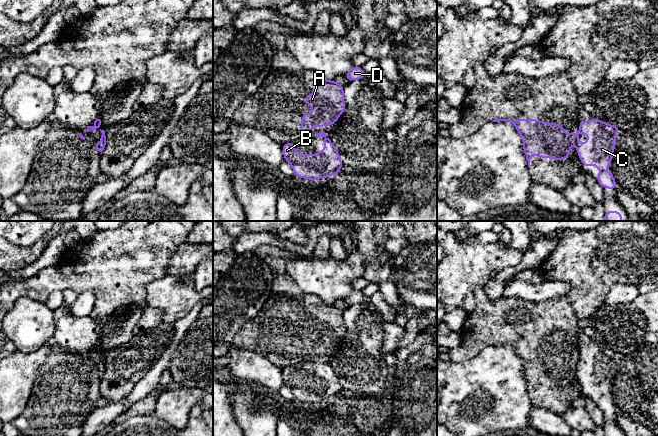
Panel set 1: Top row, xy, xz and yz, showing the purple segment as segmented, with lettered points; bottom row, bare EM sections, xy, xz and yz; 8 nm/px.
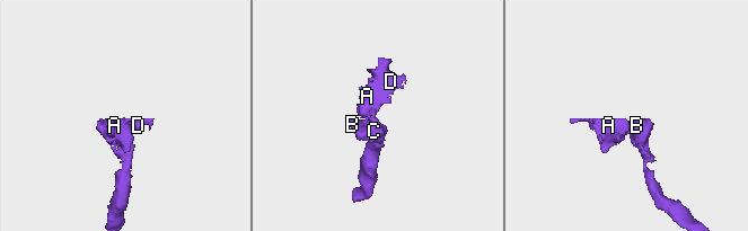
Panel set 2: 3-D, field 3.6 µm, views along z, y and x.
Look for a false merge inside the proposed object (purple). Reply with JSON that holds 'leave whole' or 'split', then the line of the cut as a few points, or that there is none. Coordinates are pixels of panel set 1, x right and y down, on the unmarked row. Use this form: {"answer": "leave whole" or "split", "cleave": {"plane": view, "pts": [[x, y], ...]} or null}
{"answer": "split", "cleave": {"plane": "yz", "pts": [[576, 363], [577, 367]]}}

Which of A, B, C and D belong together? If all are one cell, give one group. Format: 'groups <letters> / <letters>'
groups A D / B C

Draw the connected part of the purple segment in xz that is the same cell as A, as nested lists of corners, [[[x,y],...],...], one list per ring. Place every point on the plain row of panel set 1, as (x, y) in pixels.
[[[315,296],[315,317],[305,319],[305,328],[313,330],[312,338],[301,338],[301,360],[309,361],[310,352],[326,348],[333,350],[337,347],[340,338],[344,337],[344,309],[335,304],[325,304]]]

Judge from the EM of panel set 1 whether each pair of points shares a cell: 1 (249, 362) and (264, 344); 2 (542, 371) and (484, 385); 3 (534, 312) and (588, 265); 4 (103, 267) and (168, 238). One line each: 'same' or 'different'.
1: different
2: different
3: different
4: same

